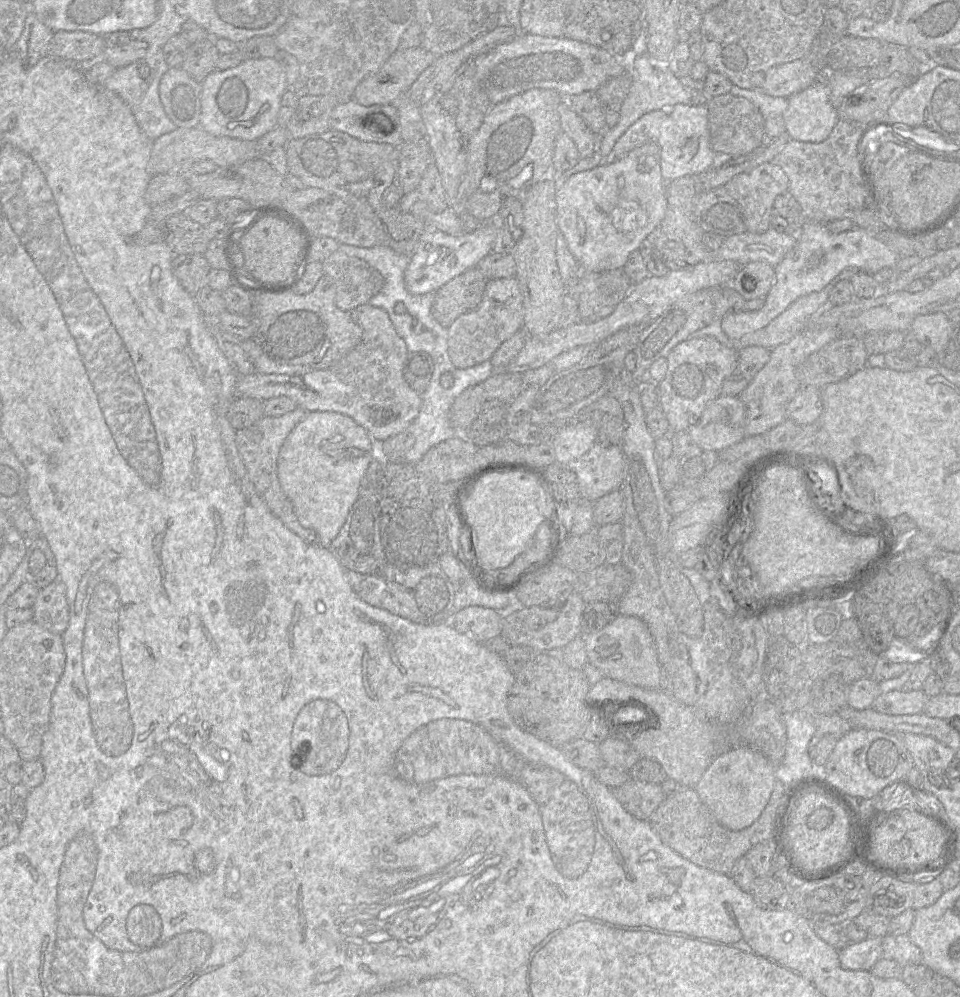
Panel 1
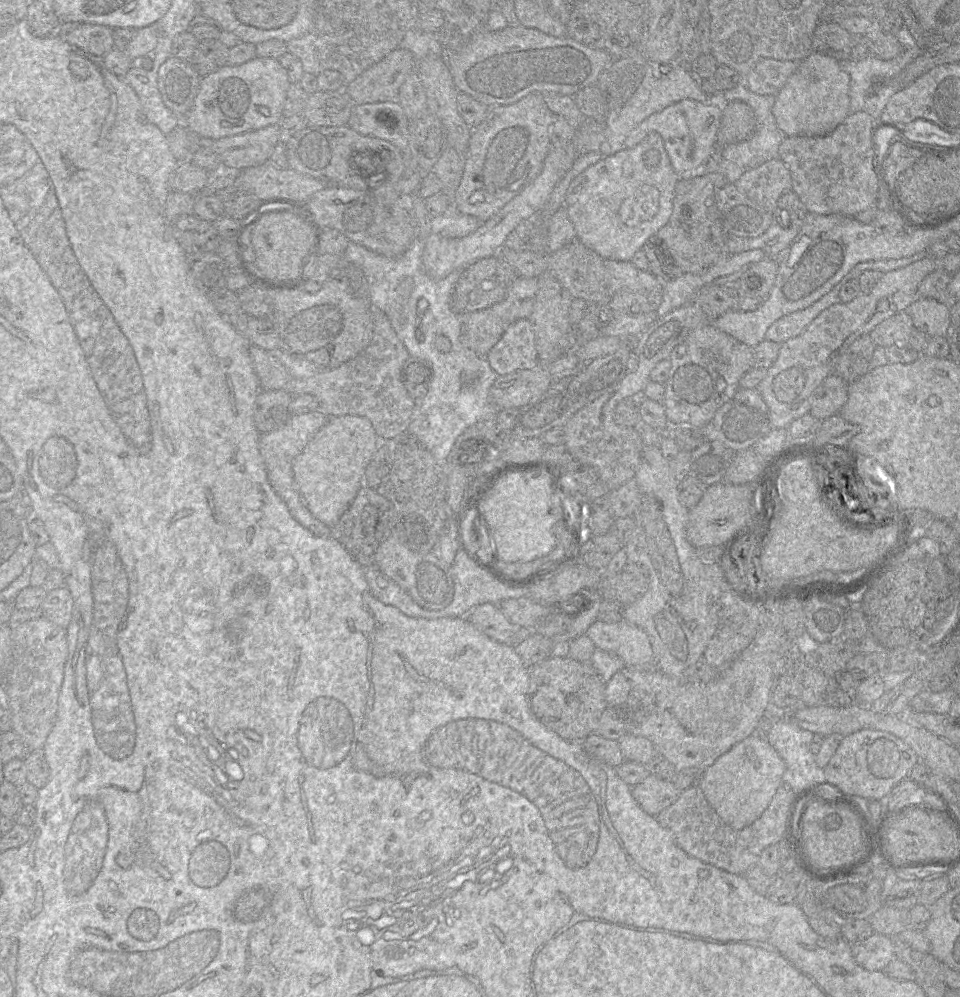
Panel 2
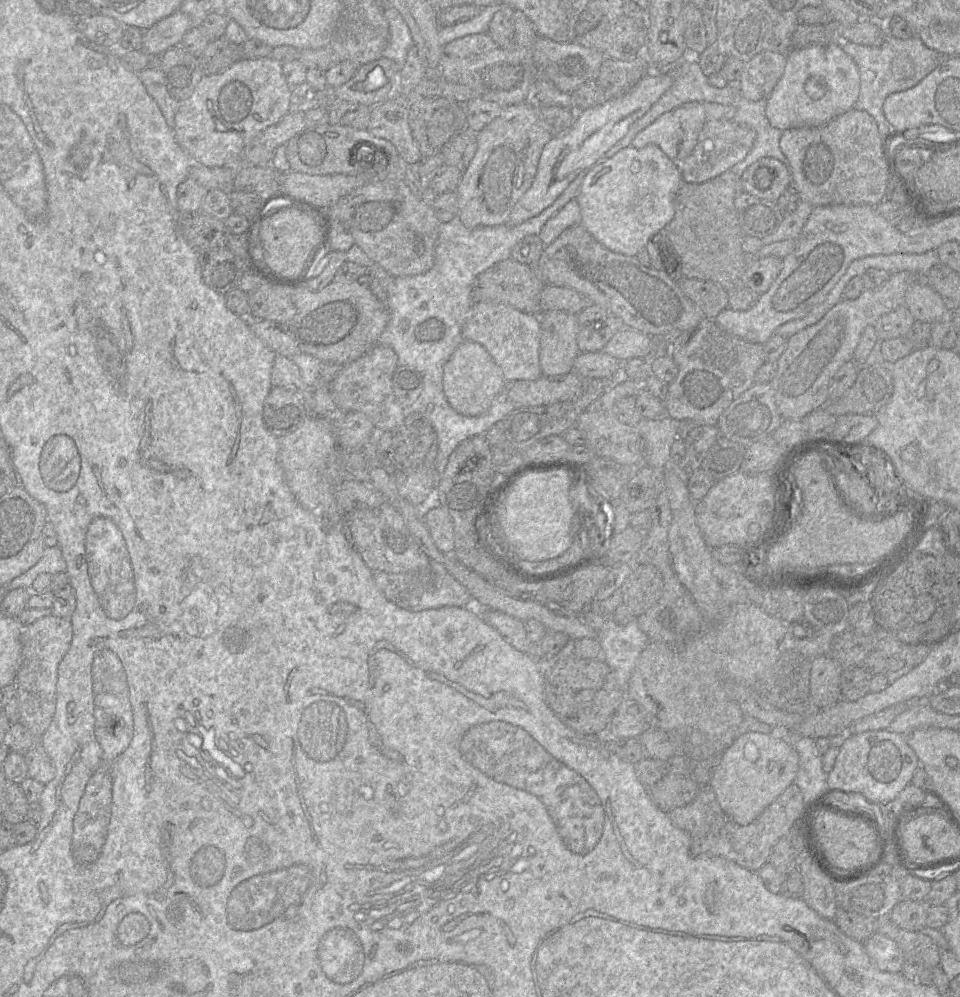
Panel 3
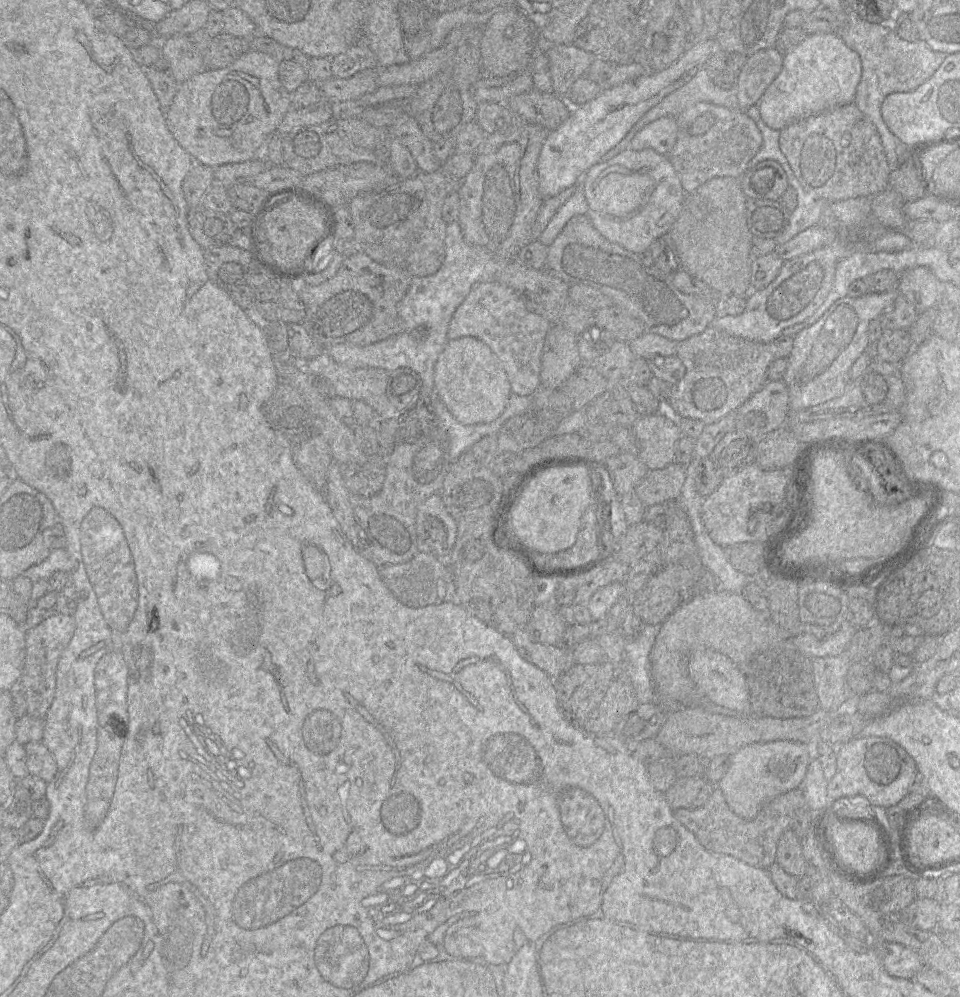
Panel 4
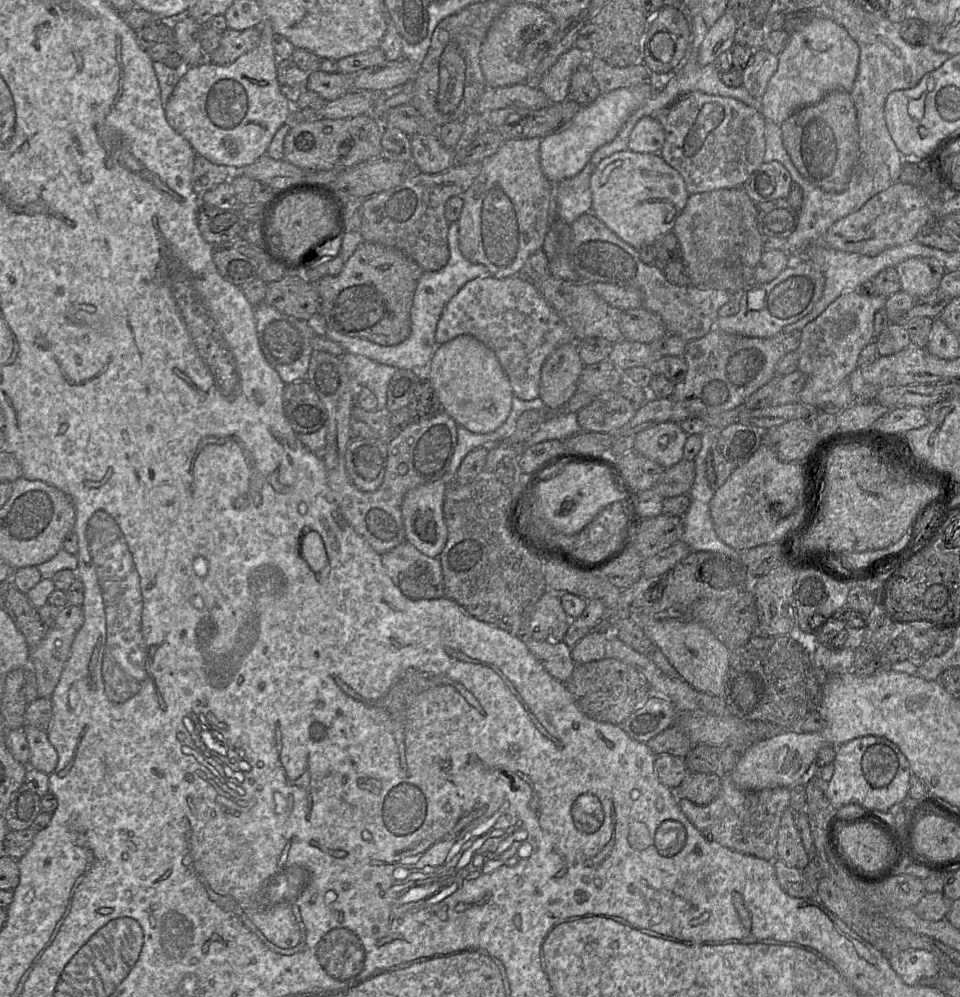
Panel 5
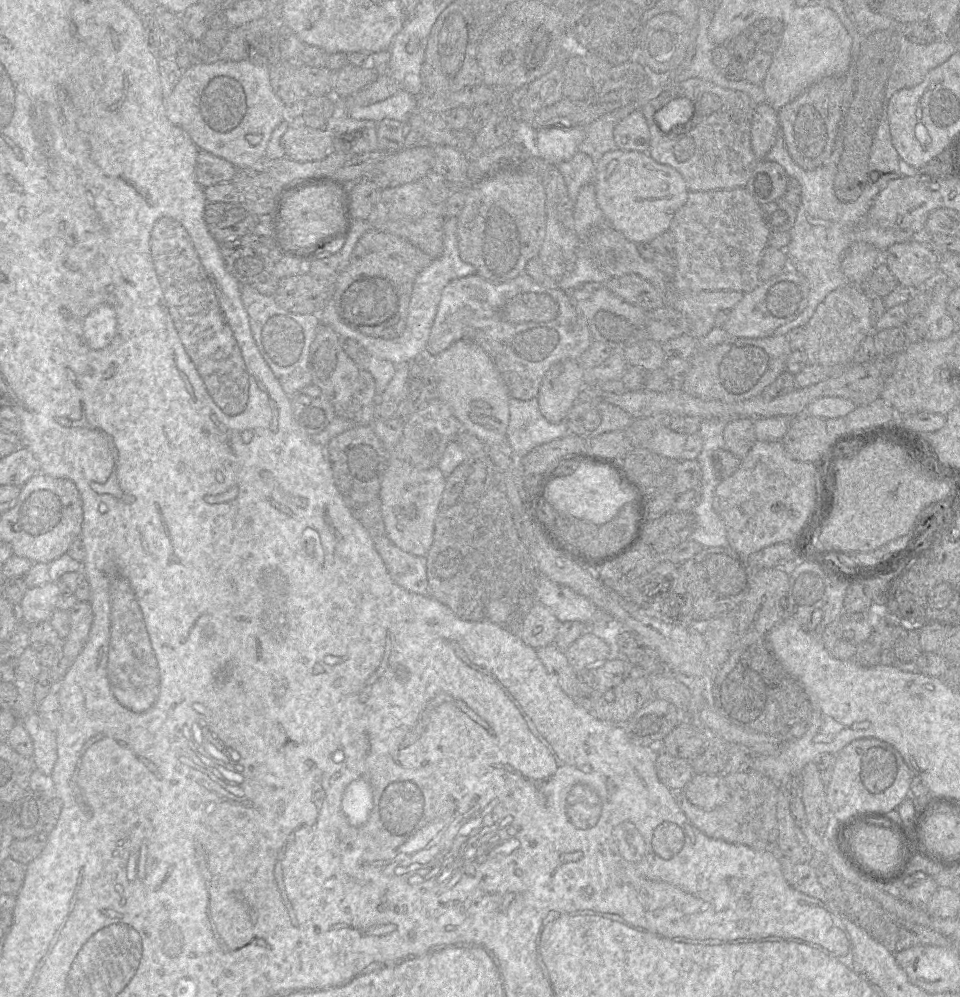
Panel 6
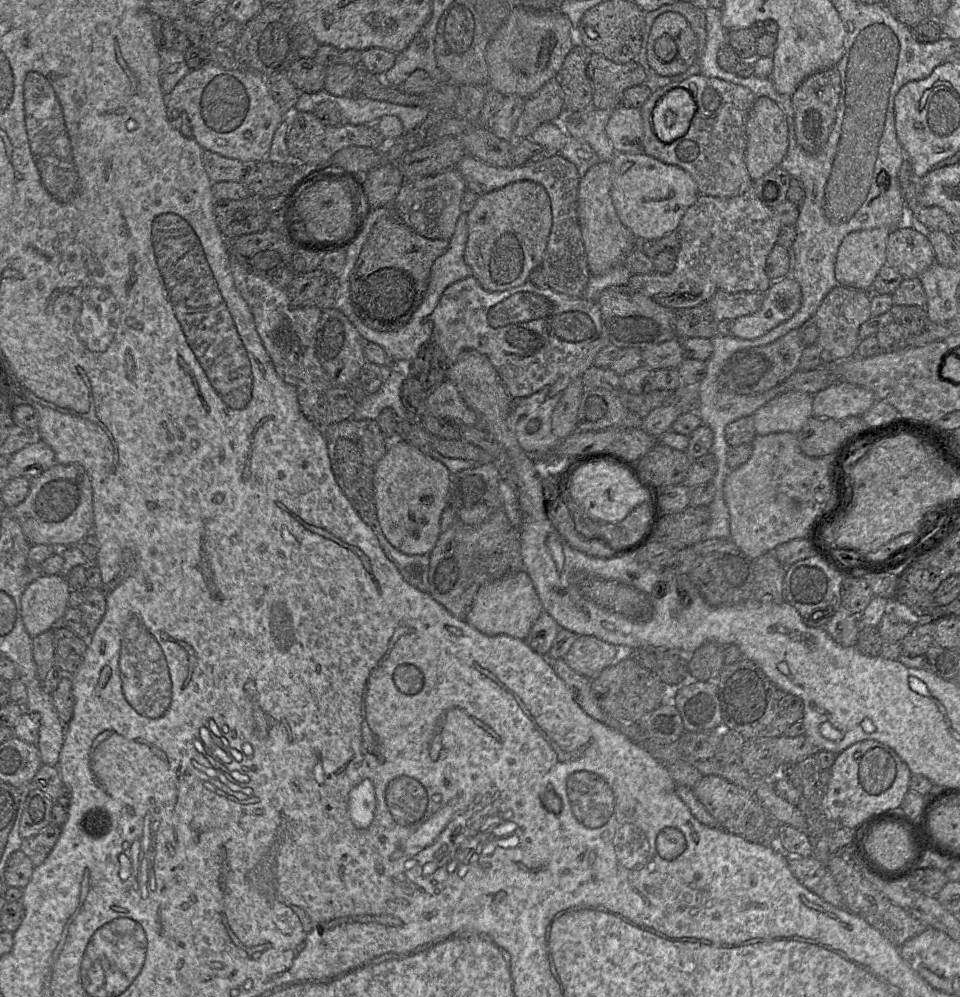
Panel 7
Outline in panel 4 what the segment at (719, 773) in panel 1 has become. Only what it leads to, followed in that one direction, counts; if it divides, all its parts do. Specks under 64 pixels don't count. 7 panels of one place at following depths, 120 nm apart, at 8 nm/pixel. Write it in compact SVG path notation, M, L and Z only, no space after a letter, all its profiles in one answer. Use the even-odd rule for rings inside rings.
M774 740L752 743L730 756L730 766L717 783L730 809L745 820L755 818L764 804L798 788L810 763L809 746L801 742Z

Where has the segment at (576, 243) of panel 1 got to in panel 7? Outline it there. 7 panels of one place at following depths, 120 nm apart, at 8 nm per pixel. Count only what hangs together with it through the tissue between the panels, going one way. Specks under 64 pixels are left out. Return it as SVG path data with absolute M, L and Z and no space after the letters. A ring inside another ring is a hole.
M615 153L610 162L614 208L636 239L658 240L677 231L682 217L700 195L693 177L680 167L665 164L645 153Z

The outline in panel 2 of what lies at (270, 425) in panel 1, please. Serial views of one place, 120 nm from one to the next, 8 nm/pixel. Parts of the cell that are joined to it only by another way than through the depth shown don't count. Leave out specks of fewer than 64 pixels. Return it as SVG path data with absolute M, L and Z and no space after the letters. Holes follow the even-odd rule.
M321 411L291 415L286 424L280 429L268 433L260 433L259 436L259 450L272 488L285 502L292 517L313 535L320 538L329 538L331 528L313 517L307 510L296 487L292 463L294 458L302 452L308 442L327 423L328 419L329 416Z

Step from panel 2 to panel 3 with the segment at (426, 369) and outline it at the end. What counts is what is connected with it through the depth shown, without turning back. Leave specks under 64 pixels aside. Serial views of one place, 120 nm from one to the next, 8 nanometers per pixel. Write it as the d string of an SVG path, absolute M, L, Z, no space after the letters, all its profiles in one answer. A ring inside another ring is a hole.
M397 366L393 372L393 391L403 409L410 408L416 402L423 385L423 374L411 366Z

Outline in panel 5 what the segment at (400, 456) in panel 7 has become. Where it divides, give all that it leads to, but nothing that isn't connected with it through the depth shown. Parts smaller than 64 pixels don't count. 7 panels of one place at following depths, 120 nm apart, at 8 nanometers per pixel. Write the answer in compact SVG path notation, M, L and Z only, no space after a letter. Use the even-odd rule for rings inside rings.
M447 479L419 485L406 493L401 504L401 513L405 528L406 541L421 553L438 558L447 541L447 527L443 516L443 503L447 489Z

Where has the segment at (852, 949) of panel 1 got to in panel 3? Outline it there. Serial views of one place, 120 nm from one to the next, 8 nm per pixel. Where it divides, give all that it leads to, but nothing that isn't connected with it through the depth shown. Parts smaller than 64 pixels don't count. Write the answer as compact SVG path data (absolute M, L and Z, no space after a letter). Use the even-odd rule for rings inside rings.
M875 932L868 939L866 939L863 942L863 944L867 955L878 969L884 972L891 972L891 973L901 972L902 967L906 962L906 960L900 948L898 947L897 943L894 940L888 938L887 936L881 933Z

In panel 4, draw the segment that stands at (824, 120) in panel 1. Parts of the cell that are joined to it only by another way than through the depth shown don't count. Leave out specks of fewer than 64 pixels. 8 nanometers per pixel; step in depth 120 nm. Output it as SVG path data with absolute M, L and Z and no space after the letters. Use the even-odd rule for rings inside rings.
M836 33L808 35L801 43L783 56L782 68L757 103L761 119L773 130L781 131L788 125L835 107L854 102L862 73L858 53L849 48Z

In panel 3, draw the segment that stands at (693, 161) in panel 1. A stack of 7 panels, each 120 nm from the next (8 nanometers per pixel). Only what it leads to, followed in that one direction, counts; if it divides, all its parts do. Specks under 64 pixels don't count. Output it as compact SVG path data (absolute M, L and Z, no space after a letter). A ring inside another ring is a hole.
M689 102L658 117L652 124L640 131L633 139L631 146L643 148L655 144L674 162L681 163L693 151L699 134L709 120L733 120L735 106L707 102Z

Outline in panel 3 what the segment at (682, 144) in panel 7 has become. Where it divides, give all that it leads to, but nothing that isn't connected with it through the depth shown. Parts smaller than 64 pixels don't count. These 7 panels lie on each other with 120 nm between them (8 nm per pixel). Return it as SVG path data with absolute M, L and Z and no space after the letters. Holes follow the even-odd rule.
M733 120L707 121L691 154L679 163L682 180L688 183L704 183L730 170L747 156L755 139L754 130L741 126Z

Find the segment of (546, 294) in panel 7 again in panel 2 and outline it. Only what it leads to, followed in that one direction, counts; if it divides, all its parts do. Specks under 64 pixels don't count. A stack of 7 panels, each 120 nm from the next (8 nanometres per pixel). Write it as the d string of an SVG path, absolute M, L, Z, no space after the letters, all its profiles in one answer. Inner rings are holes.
M521 319L510 325L485 358L498 376L537 367L539 357L529 320Z

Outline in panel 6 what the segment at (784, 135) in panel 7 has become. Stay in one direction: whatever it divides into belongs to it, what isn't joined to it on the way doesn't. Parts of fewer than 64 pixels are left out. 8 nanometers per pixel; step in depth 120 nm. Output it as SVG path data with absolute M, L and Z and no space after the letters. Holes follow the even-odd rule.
M767 102L756 105L751 124L751 147L759 161L765 160L779 132L778 112Z

